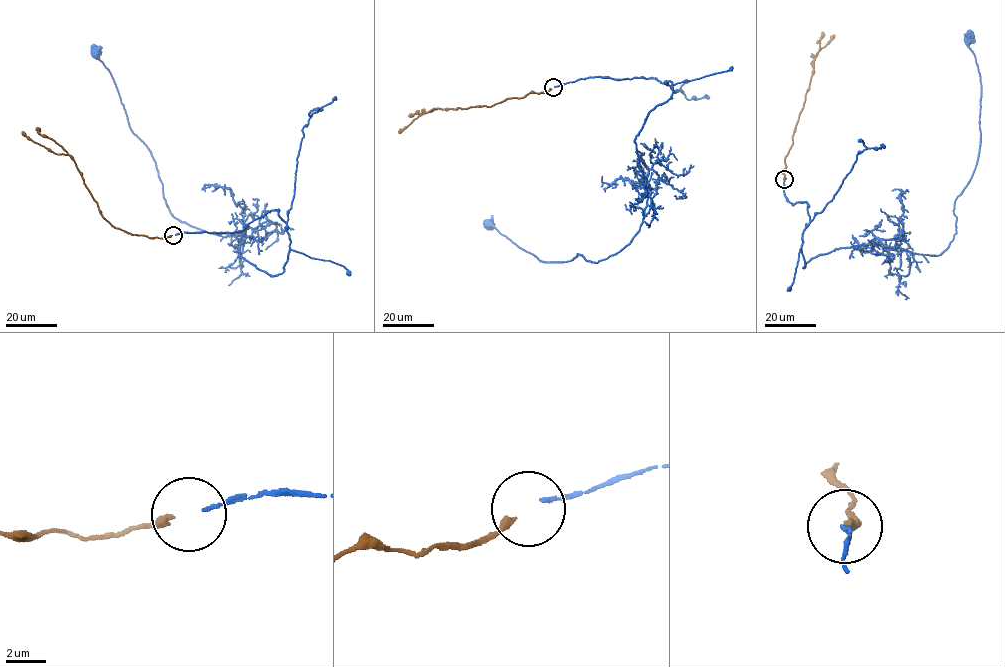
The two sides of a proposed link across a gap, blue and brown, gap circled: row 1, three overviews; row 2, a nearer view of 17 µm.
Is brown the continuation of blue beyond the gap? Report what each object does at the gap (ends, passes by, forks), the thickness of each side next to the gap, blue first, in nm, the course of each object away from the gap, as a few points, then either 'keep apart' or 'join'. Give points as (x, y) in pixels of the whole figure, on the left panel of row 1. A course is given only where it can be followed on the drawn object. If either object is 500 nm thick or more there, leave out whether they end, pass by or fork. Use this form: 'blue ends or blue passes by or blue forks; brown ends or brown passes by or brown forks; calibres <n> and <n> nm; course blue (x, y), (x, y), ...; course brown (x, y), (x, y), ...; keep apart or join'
blue ends; brown ends; calibres 200 and 360 nm; course blue (175, 234), (276, 210), (290, 241), (270, 276), (239, 256), (244, 223), (216, 234), (173, 216), (95, 51); course brown (171, 235), (150, 238), (114, 228), (103, 216), (74, 161), (68, 155), (50, 151), (22, 131); join

